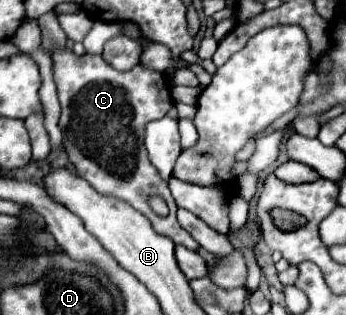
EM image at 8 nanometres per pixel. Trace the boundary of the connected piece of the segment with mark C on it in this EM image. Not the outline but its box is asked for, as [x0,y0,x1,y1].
[53,47,199,249]

